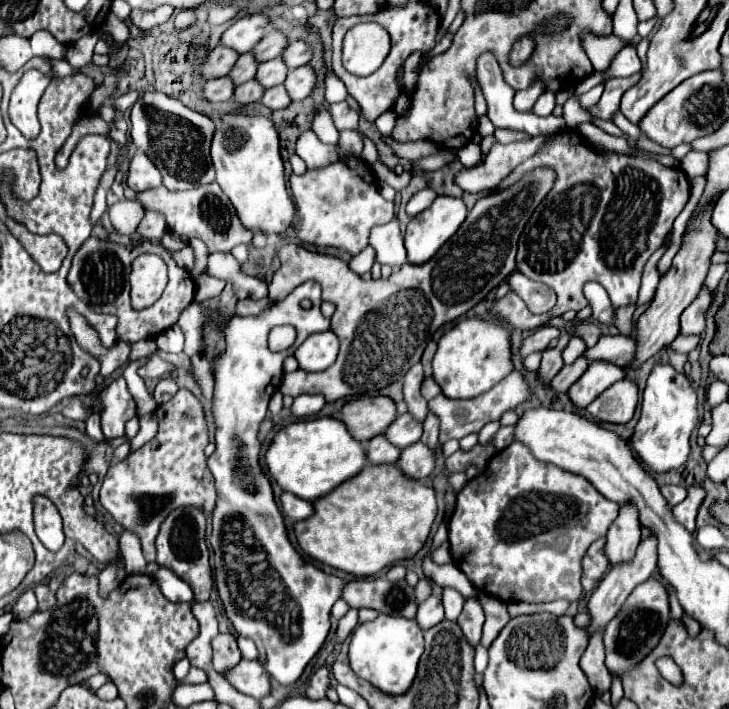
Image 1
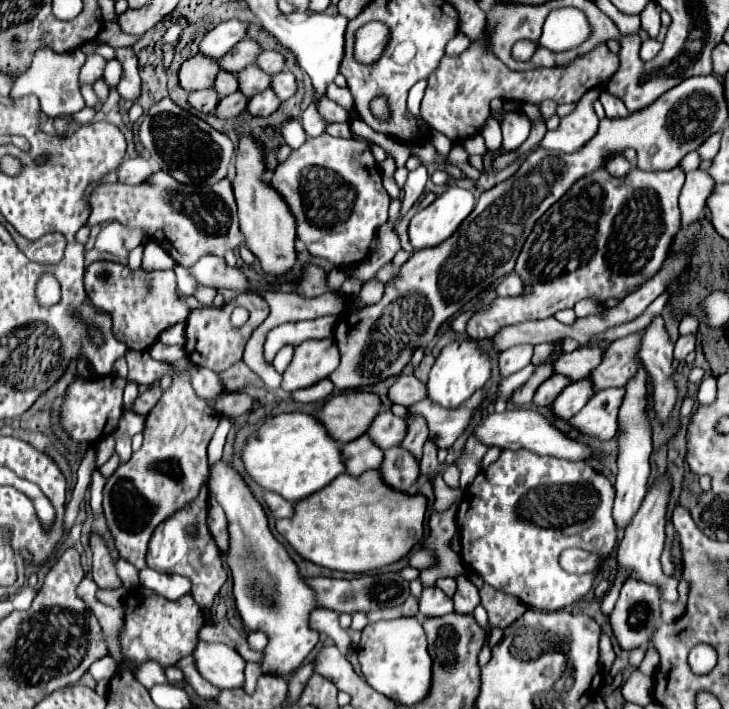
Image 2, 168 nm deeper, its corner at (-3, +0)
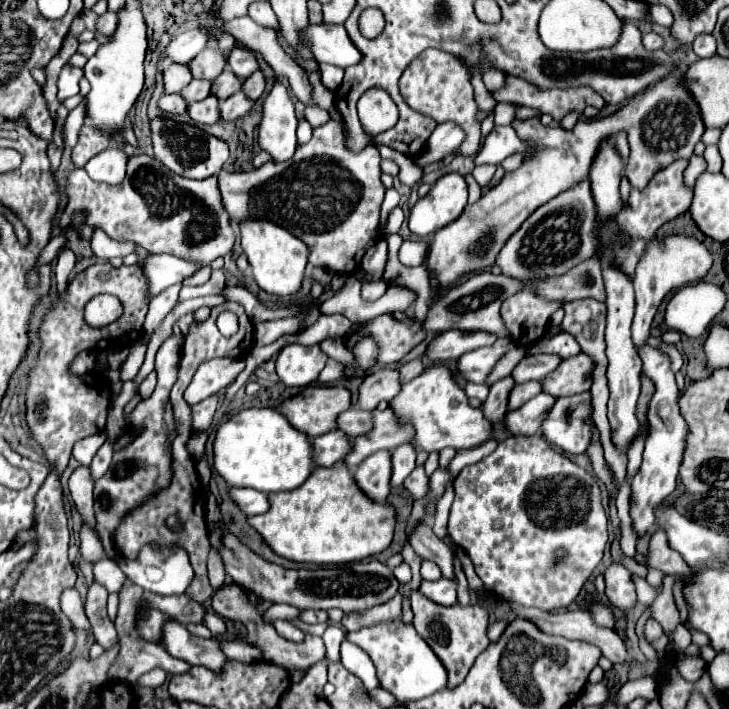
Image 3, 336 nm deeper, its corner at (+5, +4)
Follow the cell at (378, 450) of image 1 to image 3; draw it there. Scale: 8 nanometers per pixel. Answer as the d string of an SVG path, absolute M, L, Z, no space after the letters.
M338 429L312 439L312 461L314 461L314 465L320 465L320 467L334 465L336 461L344 459L344 453L348 453L348 445L350 445L348 435L340 433Z

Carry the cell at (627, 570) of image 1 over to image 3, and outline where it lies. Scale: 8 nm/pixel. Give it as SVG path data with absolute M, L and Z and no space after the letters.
M640 347L638 355L644 363L644 373L654 381L656 385L656 393L650 401L648 407L648 437L646 437L646 447L644 447L644 455L642 455L642 465L638 469L638 473L632 479L632 521L634 521L634 531L636 533L644 533L648 531L648 527L654 525L654 507L660 505L676 487L676 477L678 477L678 469L682 463L682 455L686 449L686 435L688 435L688 425L684 421L684 417L680 415L678 409L678 397L680 391L676 387L674 381L674 373L670 369L670 359L668 355L660 353L654 347Z

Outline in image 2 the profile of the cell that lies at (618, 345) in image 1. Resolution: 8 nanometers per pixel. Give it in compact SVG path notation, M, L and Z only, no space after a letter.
M592 345L592 347L580 347L572 353L564 353L554 363L554 371L564 373L572 381L584 379L592 373L592 369L596 369L596 365L600 365L600 361L604 357L604 349L606 347L602 347L602 345Z

